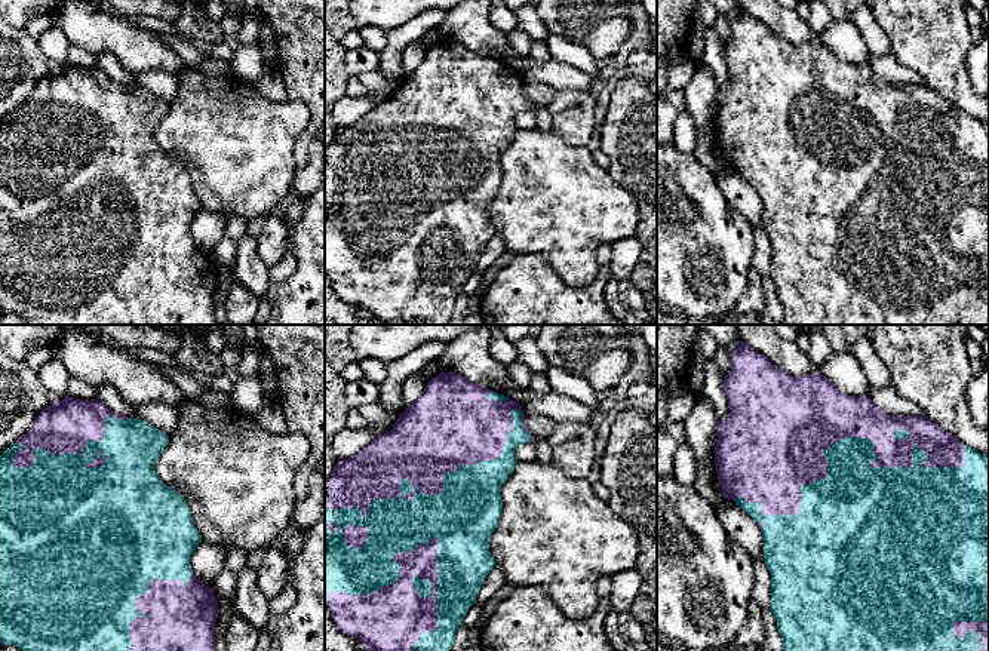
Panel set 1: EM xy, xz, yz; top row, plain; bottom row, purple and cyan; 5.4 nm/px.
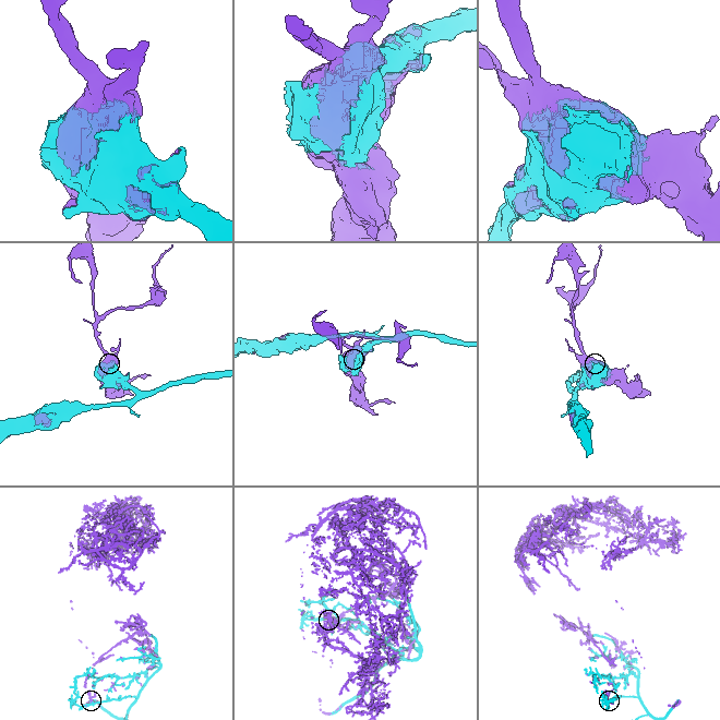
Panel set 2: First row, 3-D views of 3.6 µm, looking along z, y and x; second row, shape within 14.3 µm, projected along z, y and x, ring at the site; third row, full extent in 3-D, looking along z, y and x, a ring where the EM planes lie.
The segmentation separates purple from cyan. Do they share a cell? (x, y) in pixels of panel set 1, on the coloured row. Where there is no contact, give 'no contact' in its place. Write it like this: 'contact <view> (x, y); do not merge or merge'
contact yz (862, 436); merge

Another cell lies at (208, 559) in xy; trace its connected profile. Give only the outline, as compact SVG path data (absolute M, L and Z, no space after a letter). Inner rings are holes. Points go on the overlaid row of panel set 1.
M202 540L190 558L190 565L194 575L211 587L225 568L225 549Z

